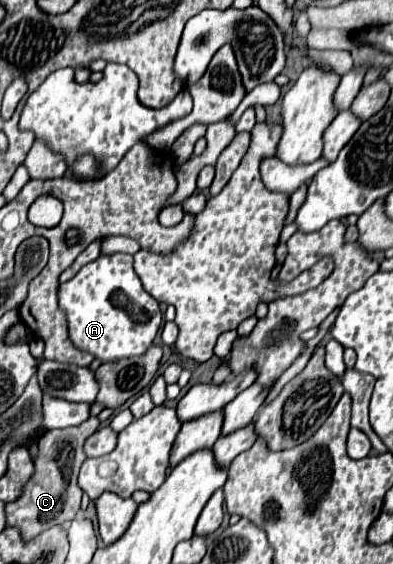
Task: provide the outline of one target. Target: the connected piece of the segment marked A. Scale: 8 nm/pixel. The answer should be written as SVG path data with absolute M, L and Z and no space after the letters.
M128 253L100 255L98 259L84 265L70 281L62 283L60 285L60 309L66 313L66 319L70 321L68 327L70 327L72 343L80 351L94 355L102 363L146 353L146 349L152 345L156 333L162 327L160 305L154 297L150 297L150 293L144 291L144 285L132 267L132 255Z

